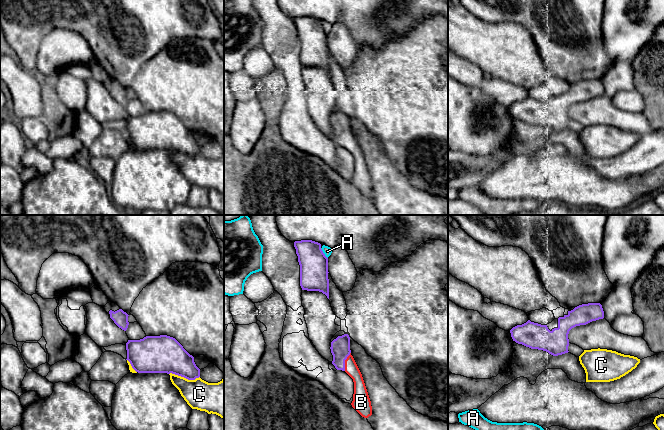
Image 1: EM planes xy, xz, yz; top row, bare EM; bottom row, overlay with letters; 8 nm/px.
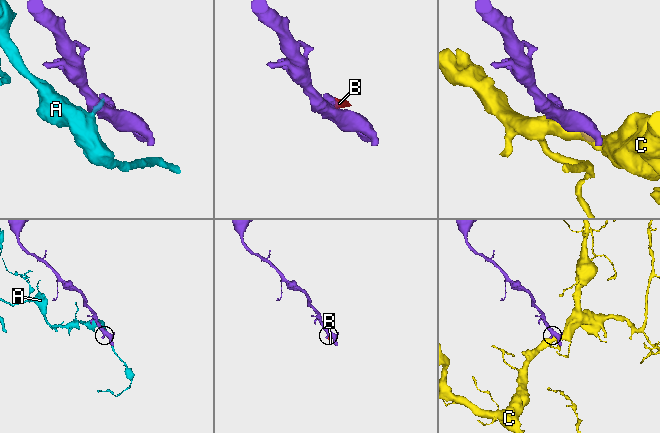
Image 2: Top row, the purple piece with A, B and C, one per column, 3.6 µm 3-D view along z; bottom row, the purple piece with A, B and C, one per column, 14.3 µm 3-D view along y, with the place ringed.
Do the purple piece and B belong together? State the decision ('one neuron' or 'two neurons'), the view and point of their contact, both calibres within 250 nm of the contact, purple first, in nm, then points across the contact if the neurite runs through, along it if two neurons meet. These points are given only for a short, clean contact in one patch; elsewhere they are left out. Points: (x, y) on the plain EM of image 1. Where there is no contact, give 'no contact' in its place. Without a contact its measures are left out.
one neuron | xz (344, 137) | 160/110 nm | across xz (340, 123), (344, 137), (351, 144)

